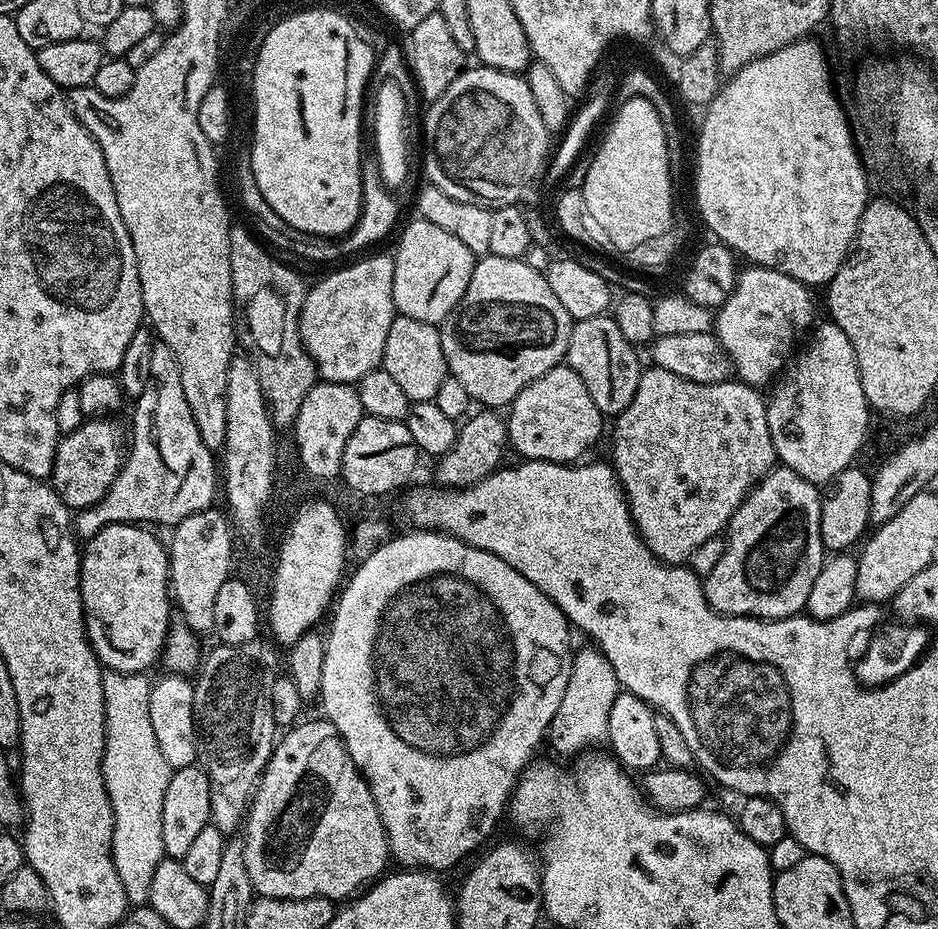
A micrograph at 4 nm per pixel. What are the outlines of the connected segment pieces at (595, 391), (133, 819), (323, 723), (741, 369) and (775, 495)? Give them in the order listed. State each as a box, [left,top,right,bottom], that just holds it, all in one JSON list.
[[566,315,642,417],[102,670,174,906],[242,718,390,902],[714,266,816,385],[703,466,826,620]]

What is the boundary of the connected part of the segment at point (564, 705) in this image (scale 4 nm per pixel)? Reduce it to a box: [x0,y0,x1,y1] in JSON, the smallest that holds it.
[546,647,620,757]

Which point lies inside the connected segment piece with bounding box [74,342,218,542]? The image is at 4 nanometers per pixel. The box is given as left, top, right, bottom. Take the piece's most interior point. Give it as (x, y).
(169, 473)

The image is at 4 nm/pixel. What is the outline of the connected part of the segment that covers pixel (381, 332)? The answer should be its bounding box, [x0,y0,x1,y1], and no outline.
[300,255,398,384]

